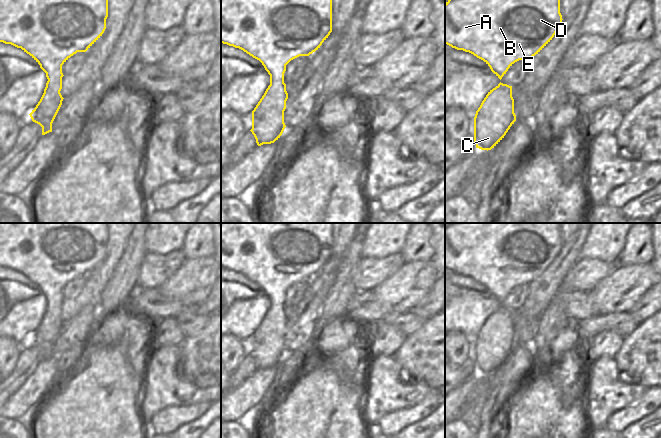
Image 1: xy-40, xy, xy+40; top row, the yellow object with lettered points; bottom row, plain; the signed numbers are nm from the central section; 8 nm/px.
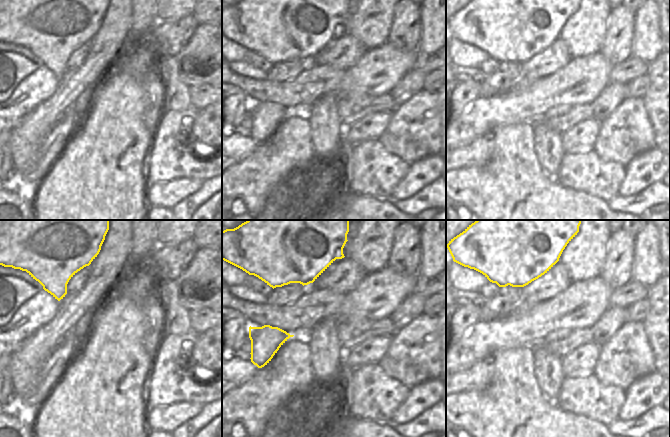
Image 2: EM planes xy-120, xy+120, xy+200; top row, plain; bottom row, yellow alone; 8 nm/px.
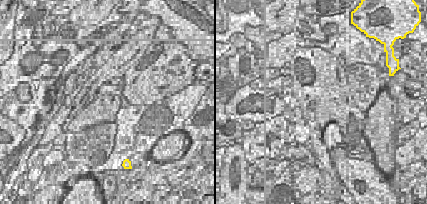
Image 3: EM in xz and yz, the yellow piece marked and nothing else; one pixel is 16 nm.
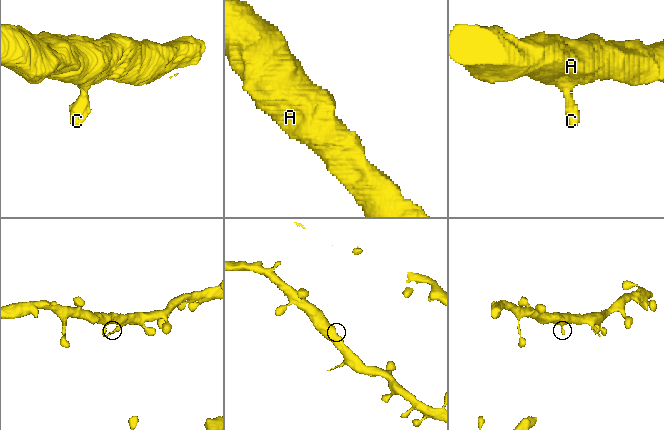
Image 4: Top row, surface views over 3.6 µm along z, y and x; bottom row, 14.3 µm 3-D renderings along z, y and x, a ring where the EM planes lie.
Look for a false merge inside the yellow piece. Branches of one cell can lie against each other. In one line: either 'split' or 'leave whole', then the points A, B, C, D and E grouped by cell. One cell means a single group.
leave whole; A B C D E

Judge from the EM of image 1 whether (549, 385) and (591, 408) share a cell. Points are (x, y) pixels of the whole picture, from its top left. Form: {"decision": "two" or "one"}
{"decision": "two"}

